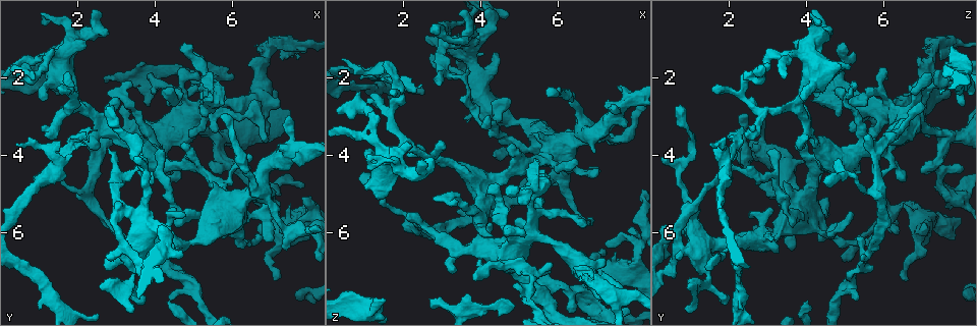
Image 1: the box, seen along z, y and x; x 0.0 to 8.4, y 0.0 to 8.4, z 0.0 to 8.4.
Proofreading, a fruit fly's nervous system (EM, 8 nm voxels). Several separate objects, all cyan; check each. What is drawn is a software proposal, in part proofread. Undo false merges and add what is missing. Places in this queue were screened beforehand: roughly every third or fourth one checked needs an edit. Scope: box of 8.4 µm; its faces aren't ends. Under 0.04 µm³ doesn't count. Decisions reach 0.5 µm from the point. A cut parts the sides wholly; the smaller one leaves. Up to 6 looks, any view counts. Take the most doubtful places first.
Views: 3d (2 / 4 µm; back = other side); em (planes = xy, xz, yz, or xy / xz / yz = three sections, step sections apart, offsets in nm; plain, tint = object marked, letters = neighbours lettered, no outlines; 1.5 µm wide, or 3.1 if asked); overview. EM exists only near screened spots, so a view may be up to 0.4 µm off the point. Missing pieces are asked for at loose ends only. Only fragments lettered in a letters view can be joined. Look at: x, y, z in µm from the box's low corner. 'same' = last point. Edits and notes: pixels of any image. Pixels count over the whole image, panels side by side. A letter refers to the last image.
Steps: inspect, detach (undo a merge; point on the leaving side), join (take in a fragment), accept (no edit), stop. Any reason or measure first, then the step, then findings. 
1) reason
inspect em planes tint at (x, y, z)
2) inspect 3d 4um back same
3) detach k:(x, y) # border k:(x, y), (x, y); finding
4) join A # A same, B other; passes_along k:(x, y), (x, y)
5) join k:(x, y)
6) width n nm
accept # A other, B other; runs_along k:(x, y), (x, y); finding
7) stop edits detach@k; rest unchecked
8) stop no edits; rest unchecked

an open end
inspect 3d 4um at (1.50, 1.30, 7.70)

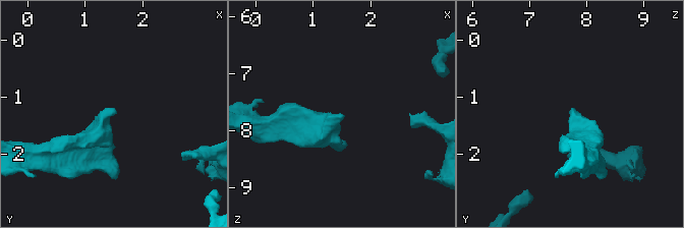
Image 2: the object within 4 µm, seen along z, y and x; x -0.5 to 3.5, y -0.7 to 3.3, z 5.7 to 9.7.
inspect em planes letters at (1.50, 1.30, 7.70)

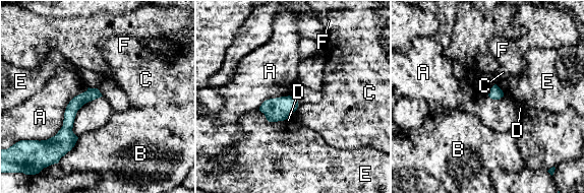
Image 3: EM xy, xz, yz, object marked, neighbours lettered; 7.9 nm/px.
accept # A other, B other, C other, D other, E other, F other; border 3:(89, 87), (42, 140); none of them fits

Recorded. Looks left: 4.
an open end
inspect 3d 2um at (7.25, 6.00, 6.30)

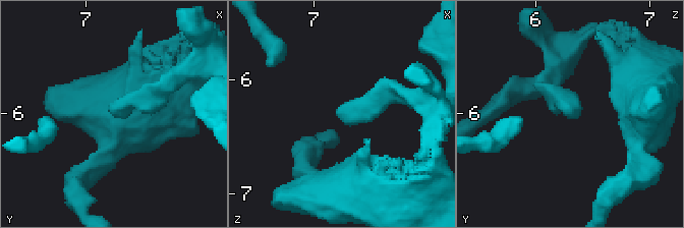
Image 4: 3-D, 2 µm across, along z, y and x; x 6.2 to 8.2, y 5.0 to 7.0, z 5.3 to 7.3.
inspect em planes letters at (7.20, 5.98, 6.32)

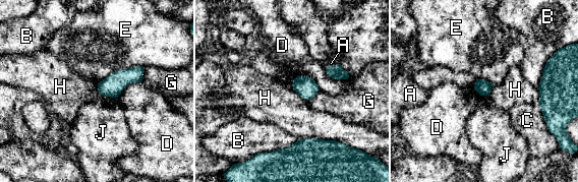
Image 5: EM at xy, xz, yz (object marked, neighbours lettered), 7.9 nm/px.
width 120 nm
accept # A other, B other, C other, D other, E other, G other, H other, J other; border 5:(297, 139), (324, 138), (339, 142); none of them fits

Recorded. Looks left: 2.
free end
inspect em planes letters at (7.05, 5.10, 4.50)

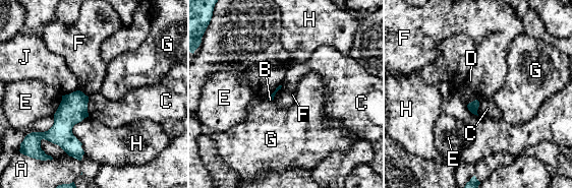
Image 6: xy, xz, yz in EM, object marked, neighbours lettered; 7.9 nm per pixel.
accept # A other, B other, C other, D other, E other, F other, G other, H other, J other; border 6:(78, 89), (88, 97); no lettered fragment goes on from it

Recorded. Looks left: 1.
stop no edits; rest unchecked

